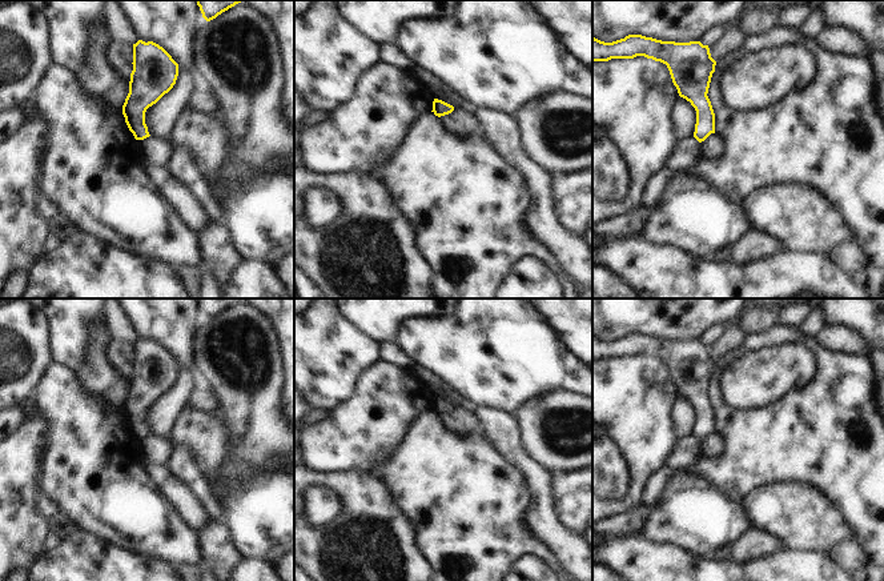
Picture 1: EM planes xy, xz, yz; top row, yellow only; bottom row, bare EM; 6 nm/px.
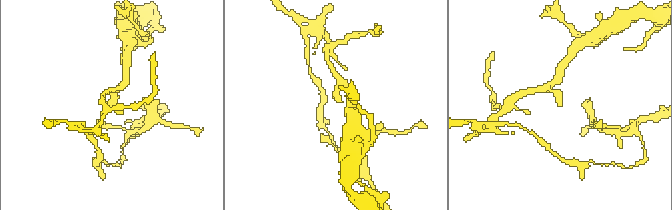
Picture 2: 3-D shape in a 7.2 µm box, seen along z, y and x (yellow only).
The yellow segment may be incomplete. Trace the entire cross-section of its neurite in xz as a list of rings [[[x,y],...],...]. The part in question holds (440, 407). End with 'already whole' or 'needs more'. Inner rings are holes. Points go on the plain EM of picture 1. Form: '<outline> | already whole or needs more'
[[[434,397],[433,400],[433,412],[438,416],[441,414],[445,414],[445,413],[449,413],[454,409],[454,405],[442,400],[442,398],[438,398],[438,397]]] | already whole

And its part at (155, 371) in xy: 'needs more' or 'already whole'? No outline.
already whole

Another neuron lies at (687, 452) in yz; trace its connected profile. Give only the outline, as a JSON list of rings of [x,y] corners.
[[[694,434],[678,440],[672,453],[666,461],[666,466],[672,470],[690,469],[696,465],[703,457],[702,441]]]

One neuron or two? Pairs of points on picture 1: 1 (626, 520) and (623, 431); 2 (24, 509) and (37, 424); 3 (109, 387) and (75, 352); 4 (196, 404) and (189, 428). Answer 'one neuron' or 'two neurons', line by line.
1: two neurons
2: one neuron
3: two neurons
4: two neurons

